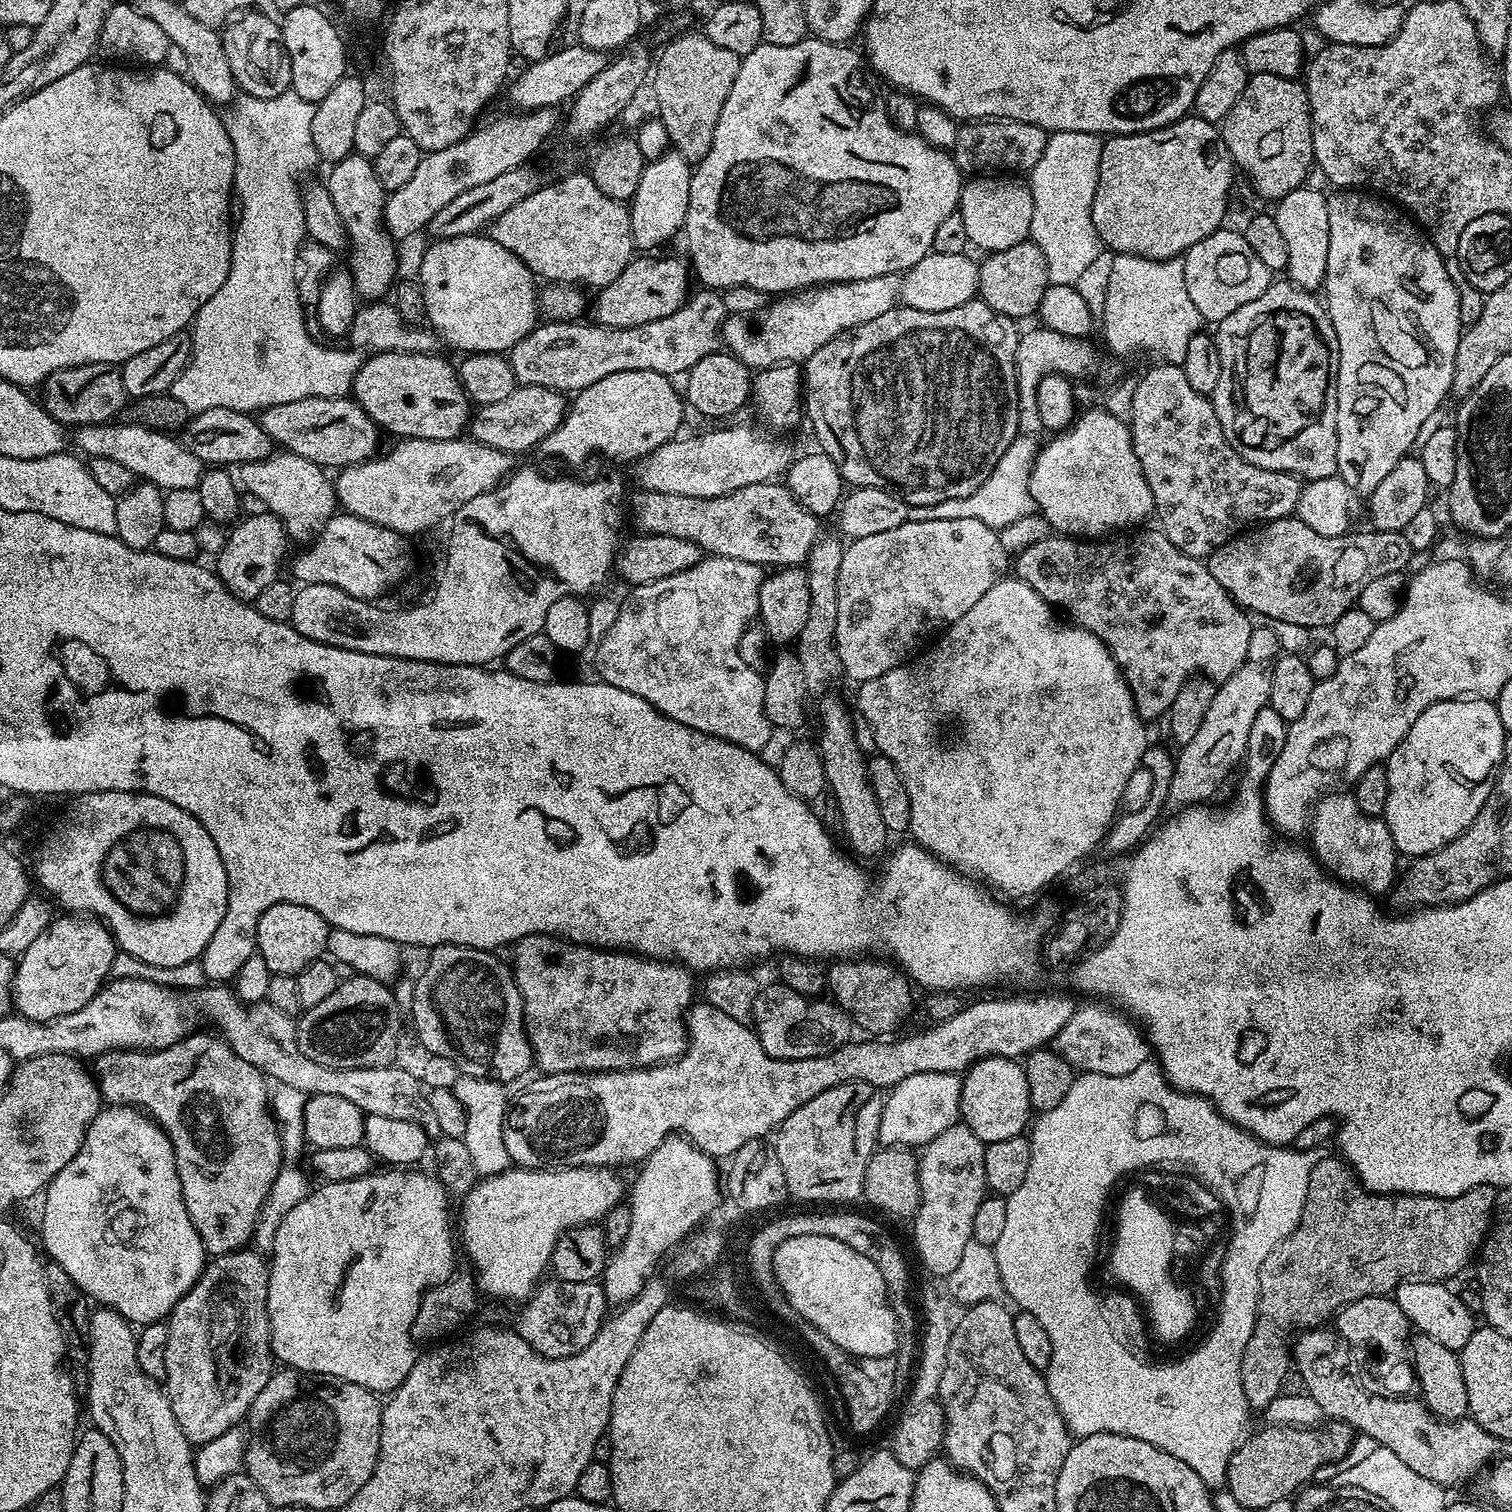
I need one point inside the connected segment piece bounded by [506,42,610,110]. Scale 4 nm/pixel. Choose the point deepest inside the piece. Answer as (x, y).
(562, 74)

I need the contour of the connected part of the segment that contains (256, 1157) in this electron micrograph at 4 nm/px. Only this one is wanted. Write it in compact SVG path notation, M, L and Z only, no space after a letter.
M197 1030L169 1048L103 1052L100 1056L95 1057L94 1075L100 1086L101 1097L109 1105L139 1108L141 1112L151 1116L170 1138L170 1142L174 1146L174 1162L178 1170L178 1178L182 1182L182 1198L186 1202L186 1210L194 1222L196 1233L202 1238L205 1253L209 1257L215 1258L241 1251L247 1245L244 1243L247 1240L249 1243L253 1239L256 1231L256 1216L260 1212L262 1202L266 1202L266 1194L270 1194L270 1186L274 1186L274 1178L278 1178L284 1151L280 1145L280 1129L276 1127L276 1118L270 1111L270 1088L269 1085L264 1085L265 1073L250 1066L250 1062L246 1062L246 1058L238 1058L238 1054L229 1046L227 1040L211 1031L208 1032Z

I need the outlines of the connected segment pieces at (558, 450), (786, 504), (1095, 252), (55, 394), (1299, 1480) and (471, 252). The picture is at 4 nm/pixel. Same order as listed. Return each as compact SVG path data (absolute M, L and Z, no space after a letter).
M626 370L622 374L610 374L607 378L594 382L594 386L586 386L571 397L564 421L560 423L558 430L554 430L554 434L544 439L542 452L548 456L561 456L572 464L582 463L595 452L605 452L612 460L639 461L681 431L685 401L681 393L680 396L676 393L672 384L675 383L669 377L654 370Z
M780 482L742 486L742 490L734 490L730 494L714 498L686 498L686 494L662 494L643 490L637 493L630 500L630 520L631 523L632 520L636 523L637 533L650 536L670 534L670 538L686 538L686 542L694 542L700 547L701 553L710 556L738 558L738 562L761 566L772 564L771 566L790 568L803 565L807 561L810 550L822 535L821 517L810 514L810 510L801 506L787 486Z
M1066 130L1053 132L1046 142L1046 150L1042 150L1042 158L1038 158L1038 166L1030 173L1030 185L1033 194L1033 220L1030 222L1030 239L1042 250L1042 258L1046 258L1049 284L1076 285L1102 251L1100 235L1094 230L1092 203L1094 190L1098 190L1098 170L1102 162L1104 140L1095 132L1079 132Z
M83 364L63 368L50 374L42 385L42 403L59 424L79 426L81 424L106 424L120 412L120 407L130 400L126 386L122 386L119 367L111 364Z
M1328 1420L1319 1426L1264 1426L1261 1432L1255 1432L1230 1458L1226 1481L1226 1490L1234 1502L1249 1510L1270 1506L1270 1502L1287 1500L1299 1493L1327 1460L1339 1461L1345 1456L1354 1439L1354 1429L1340 1420Z
M488 234L459 236L449 240L433 239L431 243L420 260L418 283L426 302L424 315L427 323L443 343L445 340L450 347L457 348L460 354L504 354L532 332L538 323L538 280L528 269L526 262L510 254L506 246L498 246L498 242L494 242Z

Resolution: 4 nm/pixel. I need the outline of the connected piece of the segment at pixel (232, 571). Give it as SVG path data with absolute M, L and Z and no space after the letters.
M270 511L244 516L231 531L227 533L220 552L214 556L214 571L239 600L255 602L261 590L281 575L280 559L290 545L289 534L283 522Z

